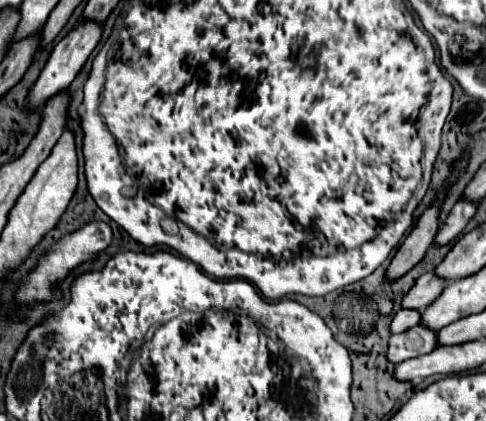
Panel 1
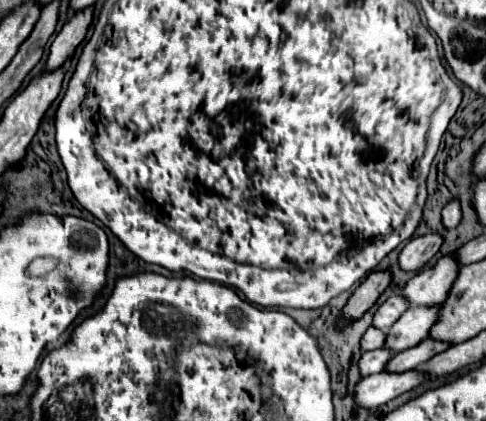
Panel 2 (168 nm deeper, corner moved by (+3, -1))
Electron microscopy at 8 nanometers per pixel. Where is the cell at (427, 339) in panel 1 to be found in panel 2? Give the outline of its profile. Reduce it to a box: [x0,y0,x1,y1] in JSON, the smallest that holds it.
[358,349,394,377]

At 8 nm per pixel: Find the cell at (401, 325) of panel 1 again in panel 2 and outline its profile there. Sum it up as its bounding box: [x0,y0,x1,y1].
[360,329,384,353]

